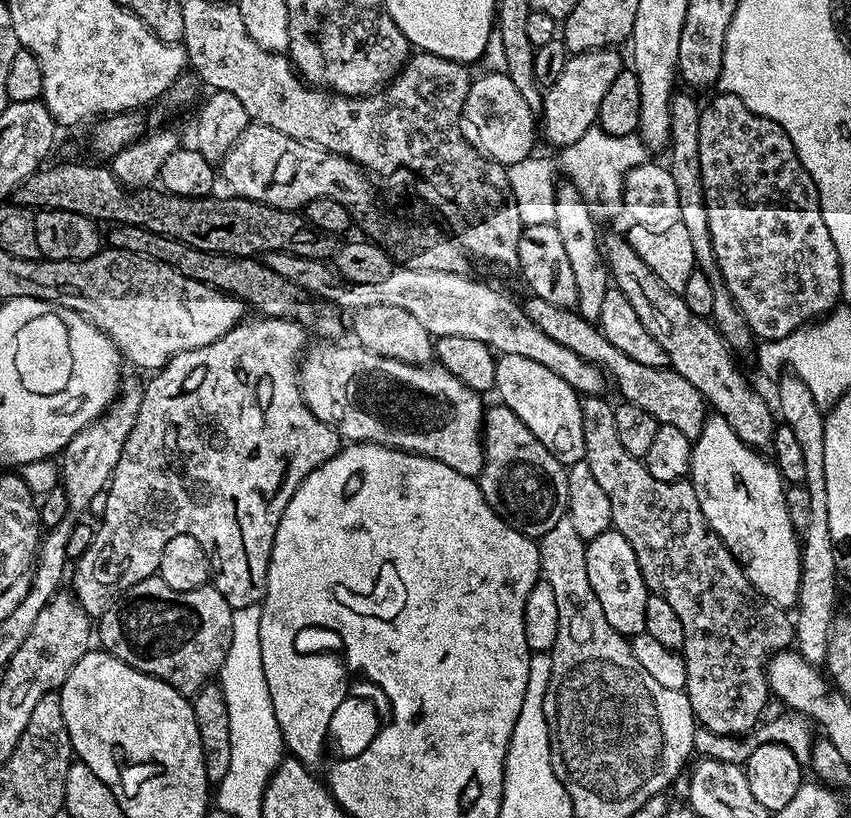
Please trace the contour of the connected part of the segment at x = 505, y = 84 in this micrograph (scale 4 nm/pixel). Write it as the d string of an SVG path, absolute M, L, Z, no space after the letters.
M485 71L484 76L477 75L470 86L470 94L466 94L464 103L463 123L466 125L466 132L469 137L474 138L475 147L479 148L484 155L496 160L502 165L517 164L529 159L533 155L532 147L538 138L538 120L532 114L530 107L522 98L521 91L514 86L505 73Z

